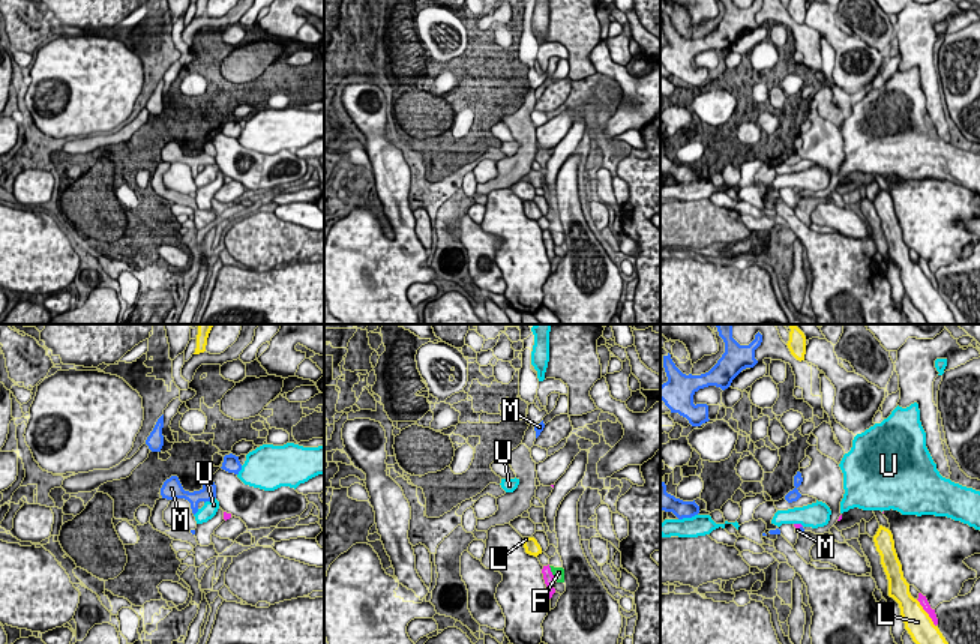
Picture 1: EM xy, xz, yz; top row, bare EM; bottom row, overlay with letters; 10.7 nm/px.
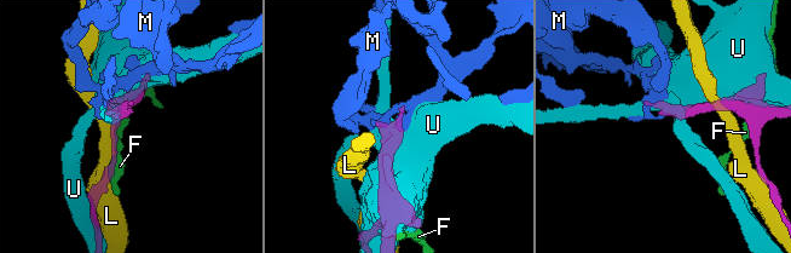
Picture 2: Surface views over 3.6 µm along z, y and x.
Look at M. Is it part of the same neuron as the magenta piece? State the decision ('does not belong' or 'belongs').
does not belong

